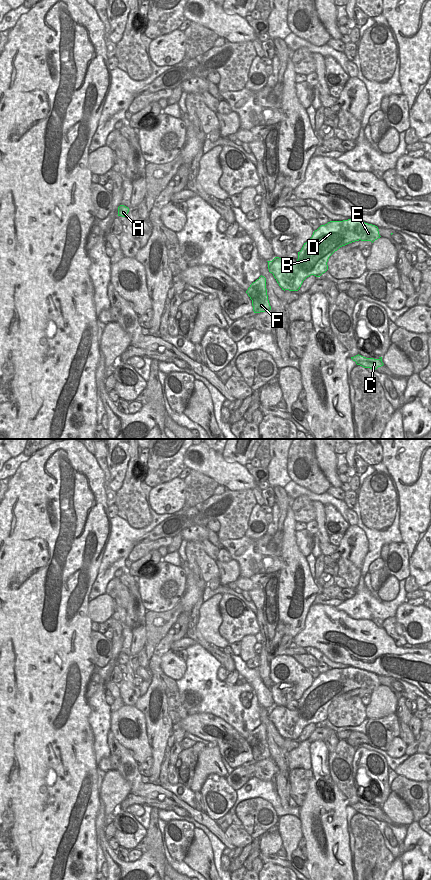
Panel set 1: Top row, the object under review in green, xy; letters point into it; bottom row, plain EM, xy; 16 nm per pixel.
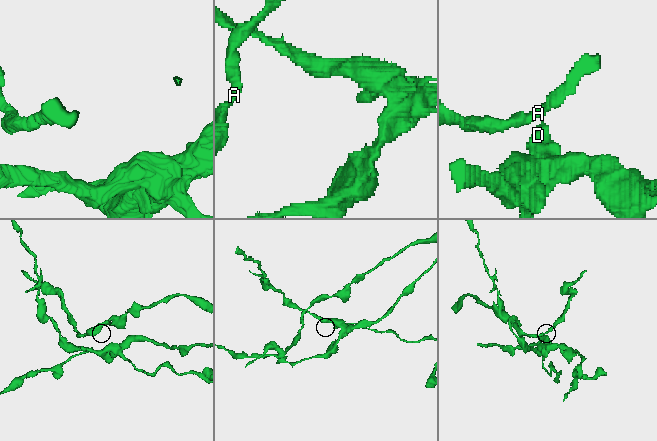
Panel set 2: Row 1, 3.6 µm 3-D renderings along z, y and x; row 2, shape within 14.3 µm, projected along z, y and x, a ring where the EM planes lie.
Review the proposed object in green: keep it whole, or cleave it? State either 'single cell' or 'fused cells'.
fused cells

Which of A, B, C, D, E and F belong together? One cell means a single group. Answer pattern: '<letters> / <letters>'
A B D E / C F

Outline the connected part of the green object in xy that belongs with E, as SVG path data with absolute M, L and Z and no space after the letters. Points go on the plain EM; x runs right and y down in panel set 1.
M355 667L343 669L330 669L321 673L313 680L312 685L304 691L296 710L289 710L286 707L275 705L268 714L269 720L273 722L282 738L298 739L303 729L314 723L320 725L328 718L328 707L340 695L355 689L371 689L372 691L380 686L378 675Z

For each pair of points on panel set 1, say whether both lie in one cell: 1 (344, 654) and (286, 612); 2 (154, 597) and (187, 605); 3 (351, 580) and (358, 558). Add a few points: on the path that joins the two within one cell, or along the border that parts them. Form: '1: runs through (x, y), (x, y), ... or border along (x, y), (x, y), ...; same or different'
1: border along (313, 604), (309, 608), (304, 627), (294, 638); different
2: border along (186, 577), (184, 592), (179, 600); different
3: border along (340, 556), (346, 557), (360, 569); different

